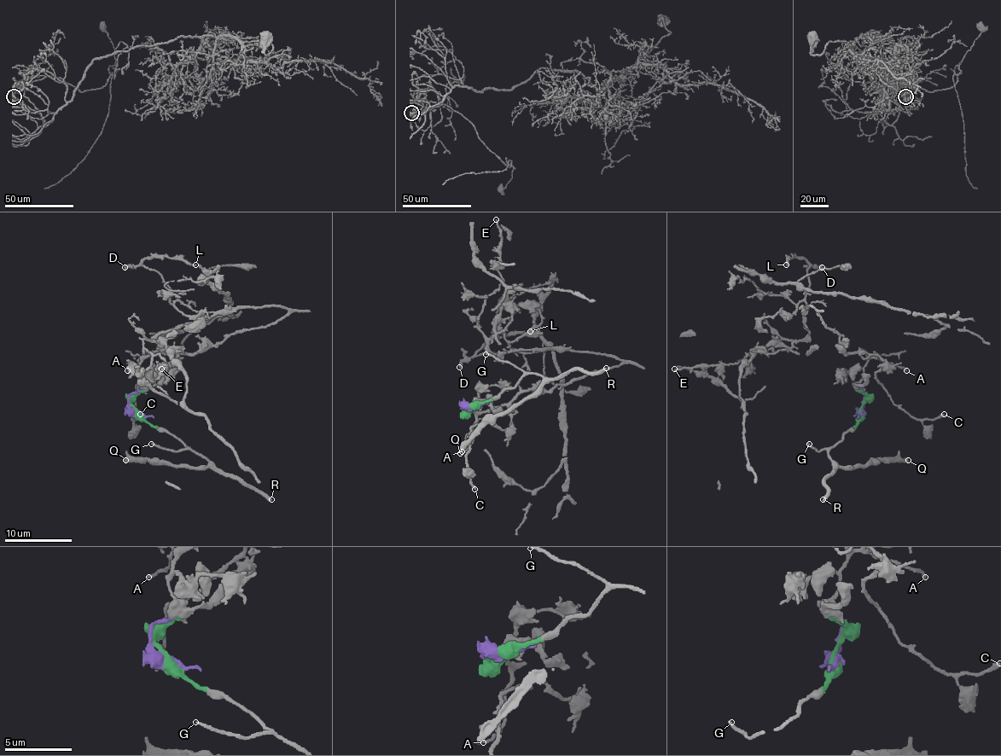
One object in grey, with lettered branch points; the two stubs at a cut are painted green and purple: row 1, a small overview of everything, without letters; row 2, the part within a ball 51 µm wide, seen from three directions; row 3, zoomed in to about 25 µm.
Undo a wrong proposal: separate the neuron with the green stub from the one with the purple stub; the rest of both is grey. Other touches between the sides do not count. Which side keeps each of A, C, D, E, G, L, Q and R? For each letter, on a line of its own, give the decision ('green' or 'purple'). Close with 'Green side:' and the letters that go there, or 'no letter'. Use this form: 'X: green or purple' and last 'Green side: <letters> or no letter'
A: purple
C: purple
D: purple
E: purple
G: green
L: purple
Q: green
R: green
Green side: G, Q, R

